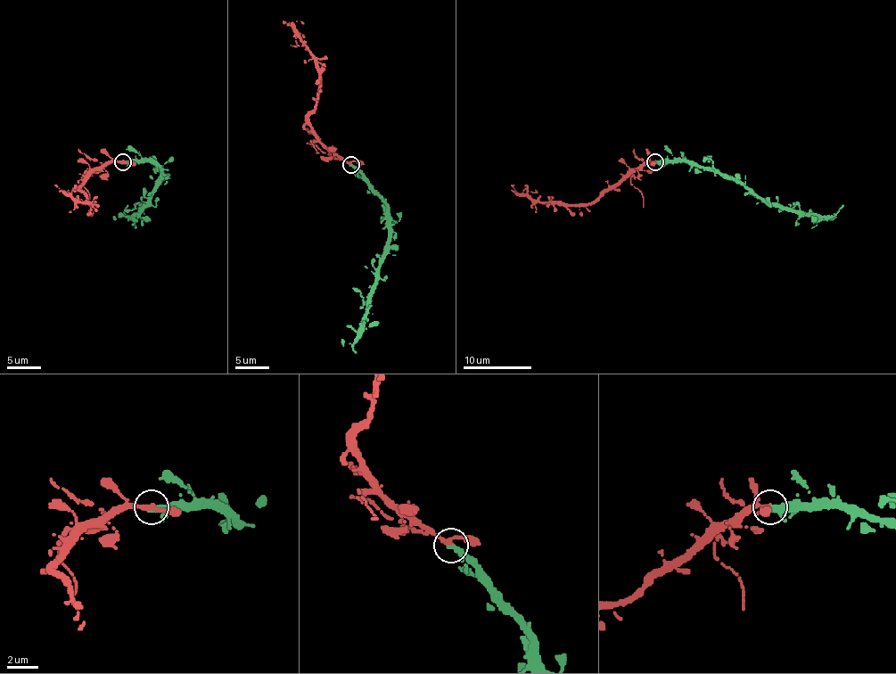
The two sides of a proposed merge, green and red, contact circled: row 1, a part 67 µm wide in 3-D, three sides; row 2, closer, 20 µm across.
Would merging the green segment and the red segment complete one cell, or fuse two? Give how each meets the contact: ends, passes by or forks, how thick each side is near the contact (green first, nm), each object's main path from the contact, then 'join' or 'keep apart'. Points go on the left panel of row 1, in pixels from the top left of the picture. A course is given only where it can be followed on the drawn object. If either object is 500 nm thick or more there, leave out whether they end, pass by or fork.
green ends there; red passes by; 360 nm thick on the green side, 300 nm on the other; green runs (122, 162), (152, 162), (158, 168), (160, 179), (150, 200), (132, 217), (120, 213), (114, 220); red runs (122, 162), (105, 162), (79, 189), (92, 205), (81, 203), (64, 191), (75, 191); join

